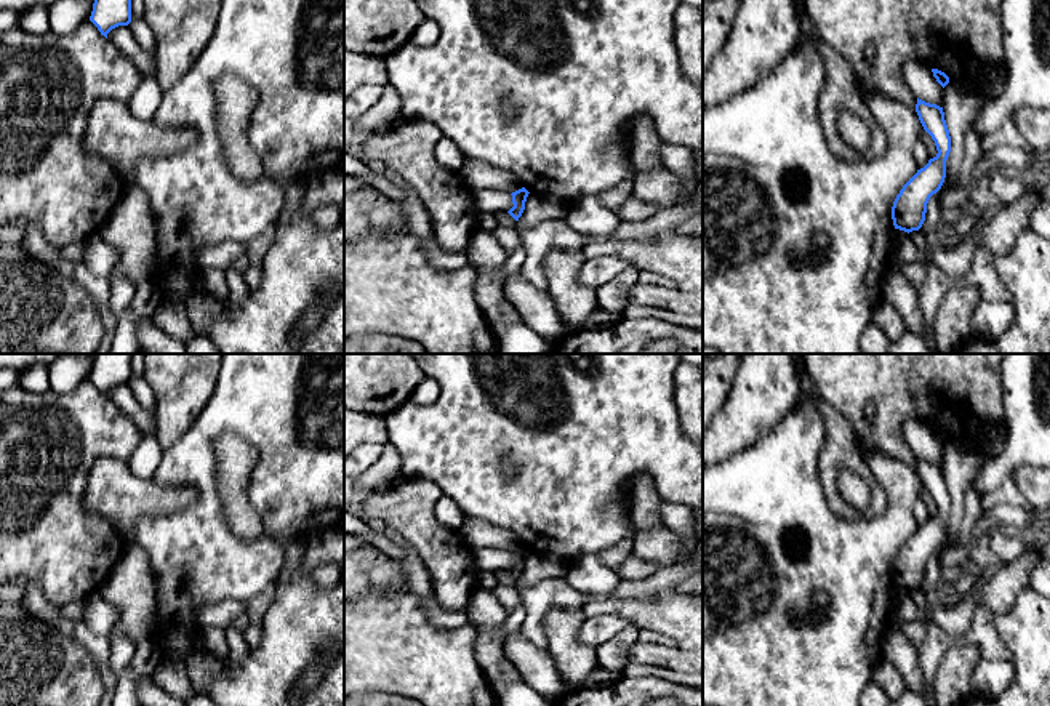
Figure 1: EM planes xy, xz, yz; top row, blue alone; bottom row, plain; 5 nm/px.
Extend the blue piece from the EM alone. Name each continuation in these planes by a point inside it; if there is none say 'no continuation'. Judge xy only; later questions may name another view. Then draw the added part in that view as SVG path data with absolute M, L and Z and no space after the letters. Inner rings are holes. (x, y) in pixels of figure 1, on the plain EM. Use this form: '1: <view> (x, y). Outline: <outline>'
no continuation

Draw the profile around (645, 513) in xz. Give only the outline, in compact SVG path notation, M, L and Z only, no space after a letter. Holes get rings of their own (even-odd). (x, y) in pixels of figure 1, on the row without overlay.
M637 475L632 482L632 507L629 512L632 527L635 530L647 530L663 525L661 504L663 499L651 480L645 475Z

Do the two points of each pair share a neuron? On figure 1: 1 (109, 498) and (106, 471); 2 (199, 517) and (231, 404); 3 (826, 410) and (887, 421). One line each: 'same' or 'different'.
1: same
2: same
3: different

